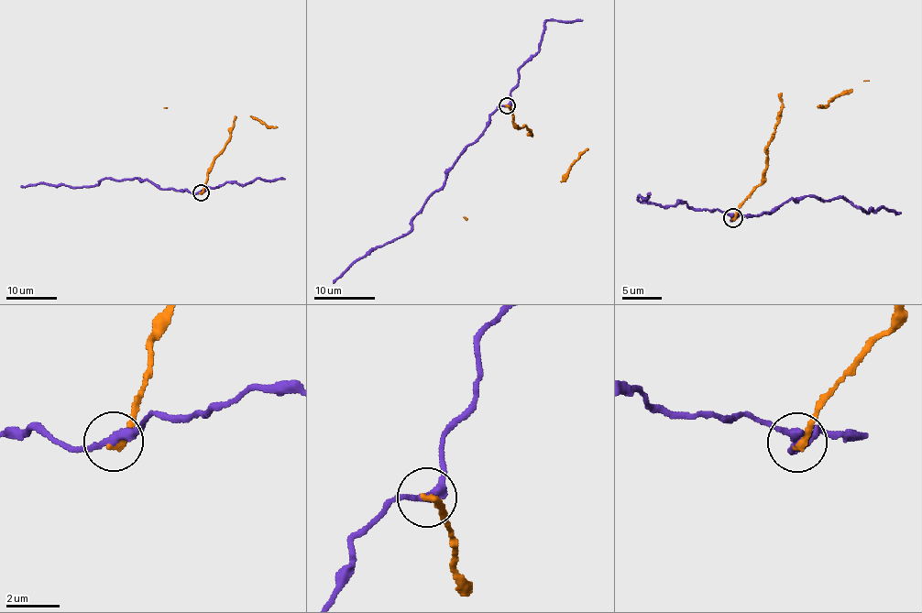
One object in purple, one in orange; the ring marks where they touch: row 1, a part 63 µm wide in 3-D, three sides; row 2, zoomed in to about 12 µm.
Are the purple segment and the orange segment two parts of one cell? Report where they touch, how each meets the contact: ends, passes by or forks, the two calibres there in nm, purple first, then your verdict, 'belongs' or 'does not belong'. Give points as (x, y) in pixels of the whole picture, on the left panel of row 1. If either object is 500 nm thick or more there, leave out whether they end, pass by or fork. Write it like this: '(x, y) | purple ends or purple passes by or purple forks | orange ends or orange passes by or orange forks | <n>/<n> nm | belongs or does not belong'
(201, 192) | purple passes by | orange ends | 300/280 nm | does not belong

